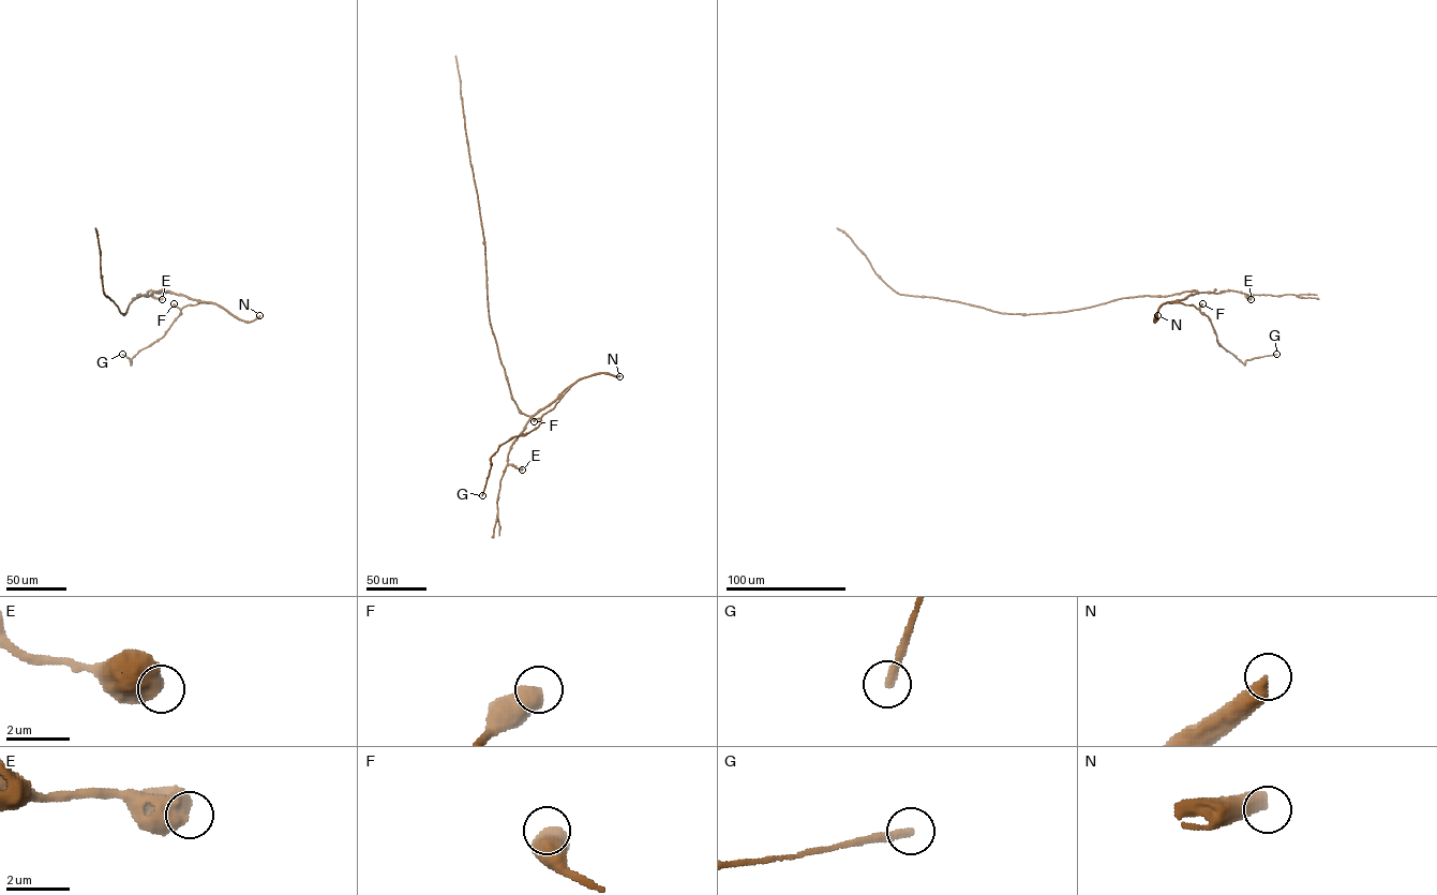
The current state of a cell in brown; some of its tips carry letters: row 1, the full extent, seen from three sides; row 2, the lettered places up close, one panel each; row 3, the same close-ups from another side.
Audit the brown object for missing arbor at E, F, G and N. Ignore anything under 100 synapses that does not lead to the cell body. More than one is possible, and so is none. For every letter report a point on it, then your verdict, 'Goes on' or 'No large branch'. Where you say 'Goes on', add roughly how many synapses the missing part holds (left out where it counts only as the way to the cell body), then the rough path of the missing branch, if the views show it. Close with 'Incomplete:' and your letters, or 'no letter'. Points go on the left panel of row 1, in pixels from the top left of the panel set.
E: Place: (162, 299). No large branch
F: Place: (174, 303). No large branch
G: Place: (122, 354). No large branch
N: Place: (259, 315). No large branch
Incomplete: no letter

